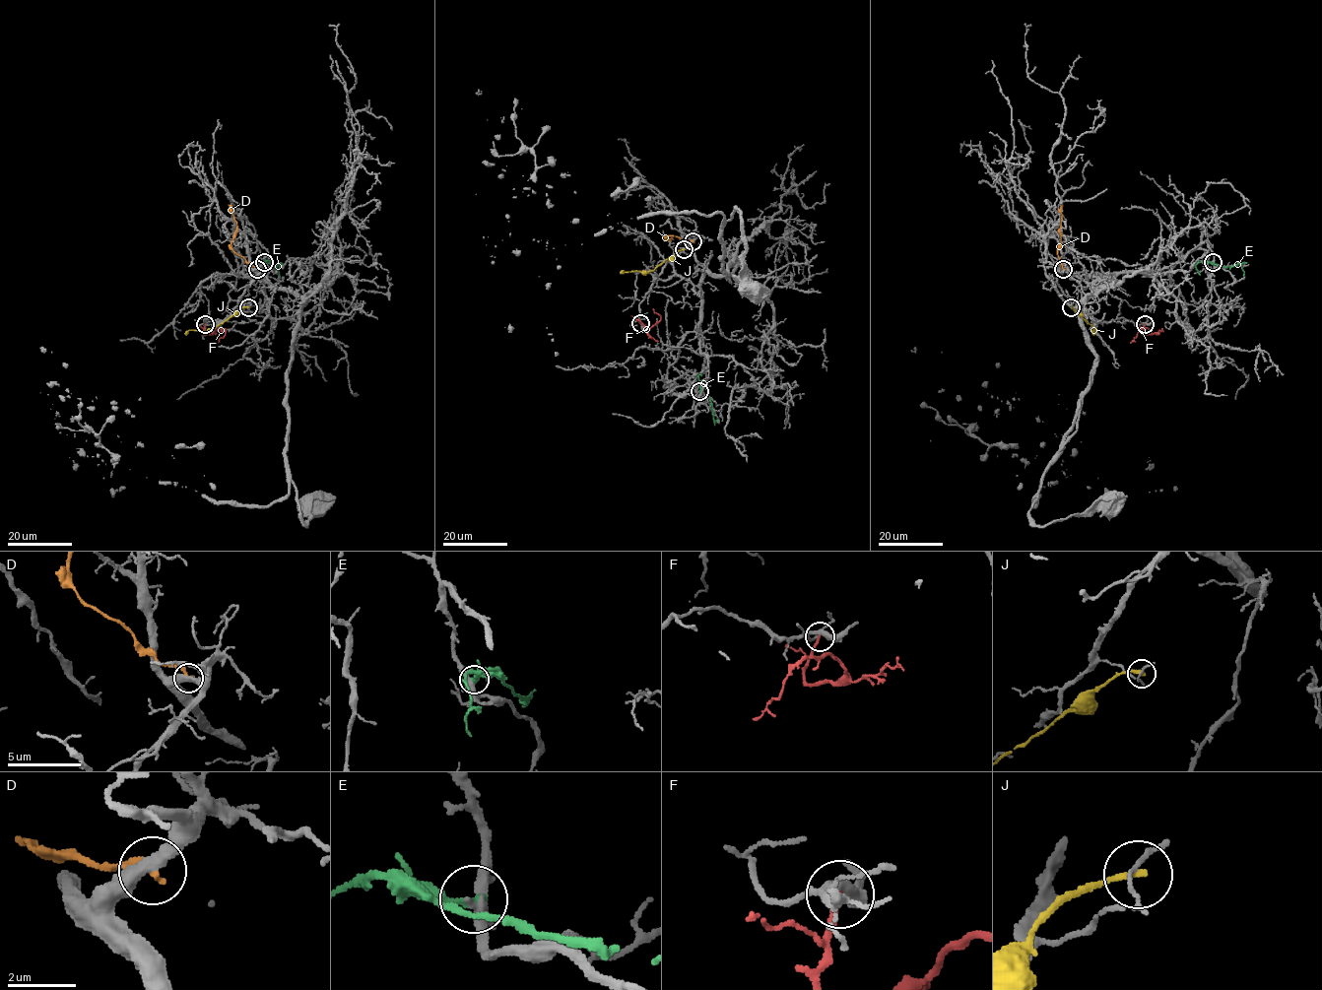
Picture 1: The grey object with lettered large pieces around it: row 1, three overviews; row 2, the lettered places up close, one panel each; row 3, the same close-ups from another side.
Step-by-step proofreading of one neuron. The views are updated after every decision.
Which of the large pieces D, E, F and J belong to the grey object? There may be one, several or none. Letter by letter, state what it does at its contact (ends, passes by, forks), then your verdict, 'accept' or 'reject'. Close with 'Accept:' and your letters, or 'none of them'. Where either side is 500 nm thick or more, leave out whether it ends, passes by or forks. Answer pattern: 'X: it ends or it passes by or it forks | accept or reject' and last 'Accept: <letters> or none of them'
D: it ends | reject
E: it ends | reject
F: it ends | reject
J: it ends | reject
Accept: none of them

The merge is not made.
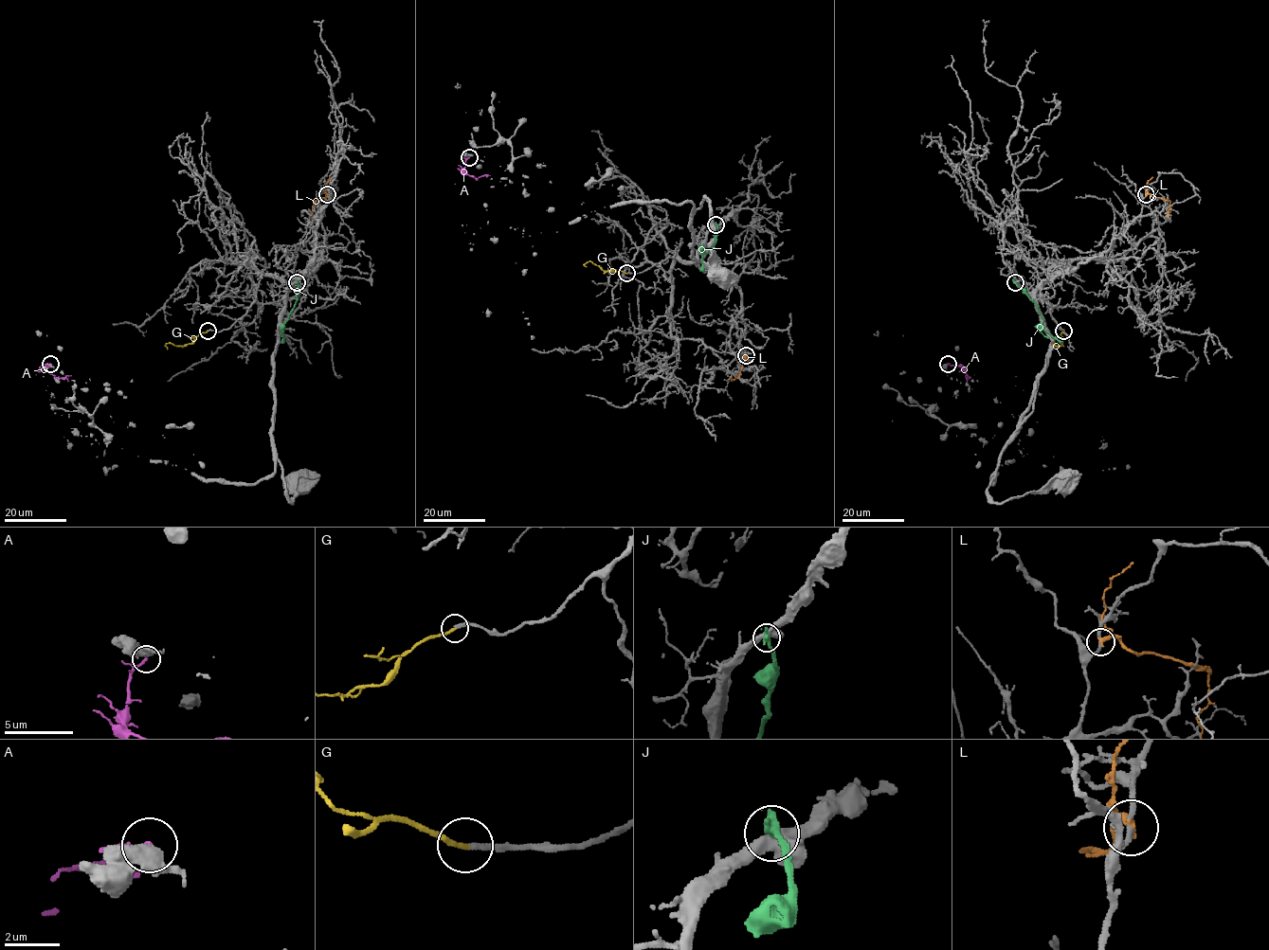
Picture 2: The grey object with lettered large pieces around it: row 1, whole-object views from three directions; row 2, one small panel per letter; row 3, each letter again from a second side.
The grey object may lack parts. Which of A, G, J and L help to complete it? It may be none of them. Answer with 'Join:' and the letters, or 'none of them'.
Join: G

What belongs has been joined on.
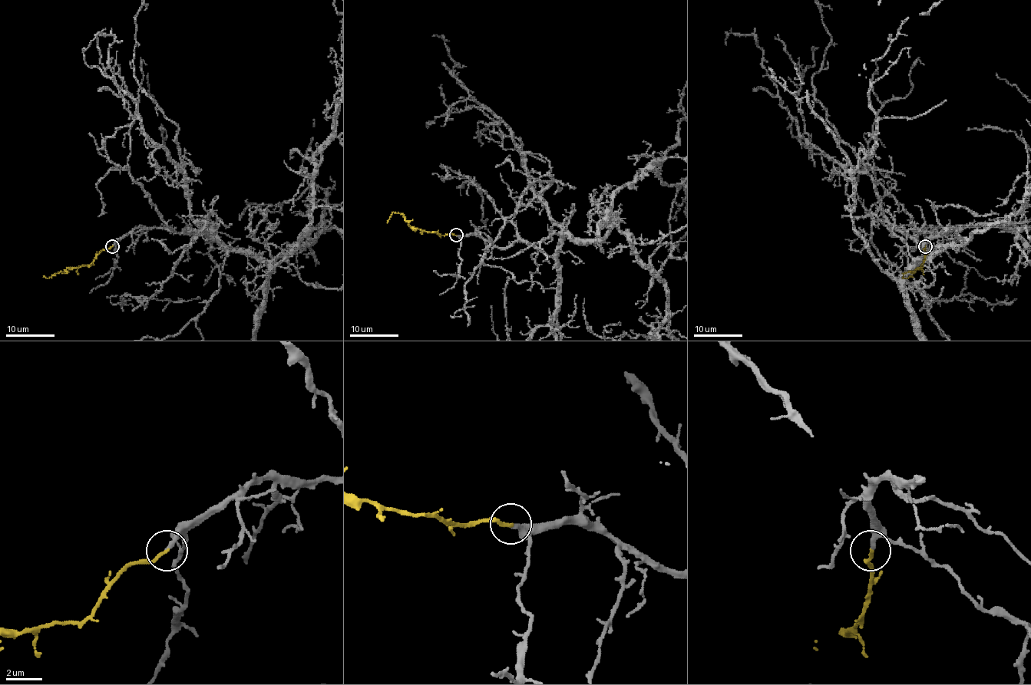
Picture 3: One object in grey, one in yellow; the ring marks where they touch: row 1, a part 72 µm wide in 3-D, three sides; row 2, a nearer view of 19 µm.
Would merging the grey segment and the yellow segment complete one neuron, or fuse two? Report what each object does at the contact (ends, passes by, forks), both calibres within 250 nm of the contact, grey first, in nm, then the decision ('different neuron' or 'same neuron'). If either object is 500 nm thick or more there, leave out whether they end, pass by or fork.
grey ends | yellow ends | 240/180 nm | same neuron

